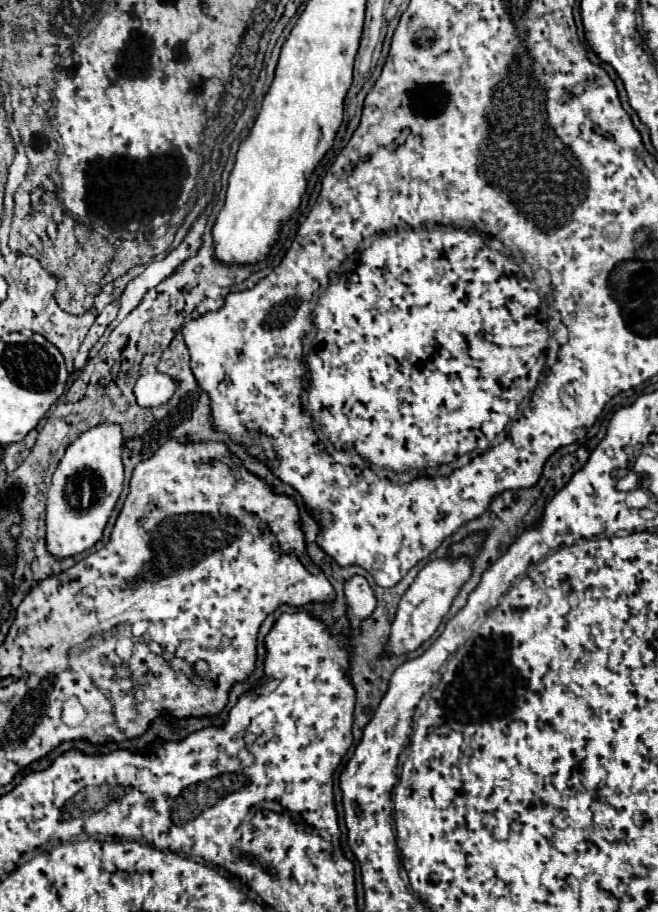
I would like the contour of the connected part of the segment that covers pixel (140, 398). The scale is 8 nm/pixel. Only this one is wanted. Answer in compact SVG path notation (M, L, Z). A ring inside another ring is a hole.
M163 373L141 375L135 383L135 397L141 407L163 405L171 399L175 391L175 381Z

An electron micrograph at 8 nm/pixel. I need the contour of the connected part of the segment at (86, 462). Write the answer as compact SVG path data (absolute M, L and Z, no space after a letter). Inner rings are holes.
M101 423L85 431L77 441L67 447L65 457L53 473L47 491L47 551L65 559L93 547L107 525L107 519L123 489L123 463L121 463L121 429L119 425Z

